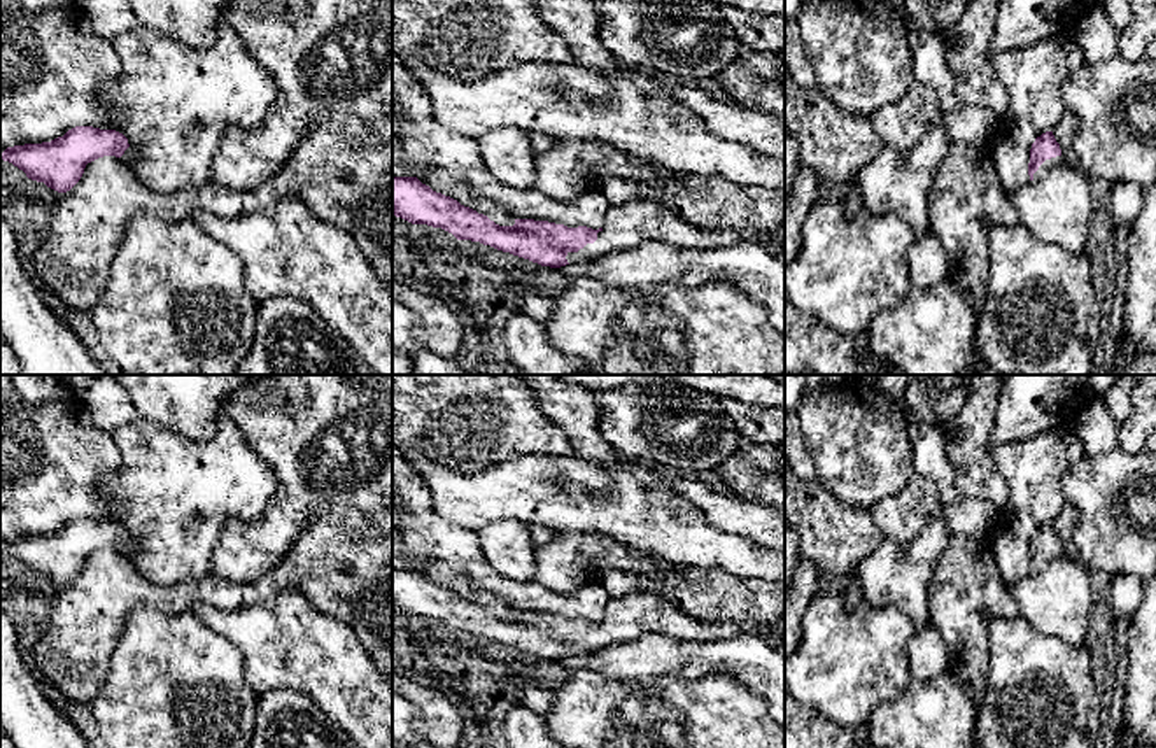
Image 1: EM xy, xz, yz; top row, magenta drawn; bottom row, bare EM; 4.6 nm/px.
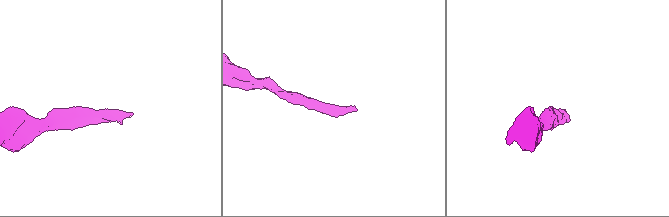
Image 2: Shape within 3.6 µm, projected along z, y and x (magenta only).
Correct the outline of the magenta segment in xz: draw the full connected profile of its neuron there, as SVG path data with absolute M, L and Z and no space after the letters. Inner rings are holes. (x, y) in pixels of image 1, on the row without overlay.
M392 569L392 608L412 617L441 620L457 632L480 634L550 660L632 643L641 634L660 634L676 641L718 641L751 631L744 622L697 620L652 592L610 597L599 622L534 611L515 611L513 618L499 618L457 592L433 583L417 569Z

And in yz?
M1046 524L1035 531L1030 541L1028 568L1030 573L1039 573L1054 557L1063 554L1060 536L1053 524Z

